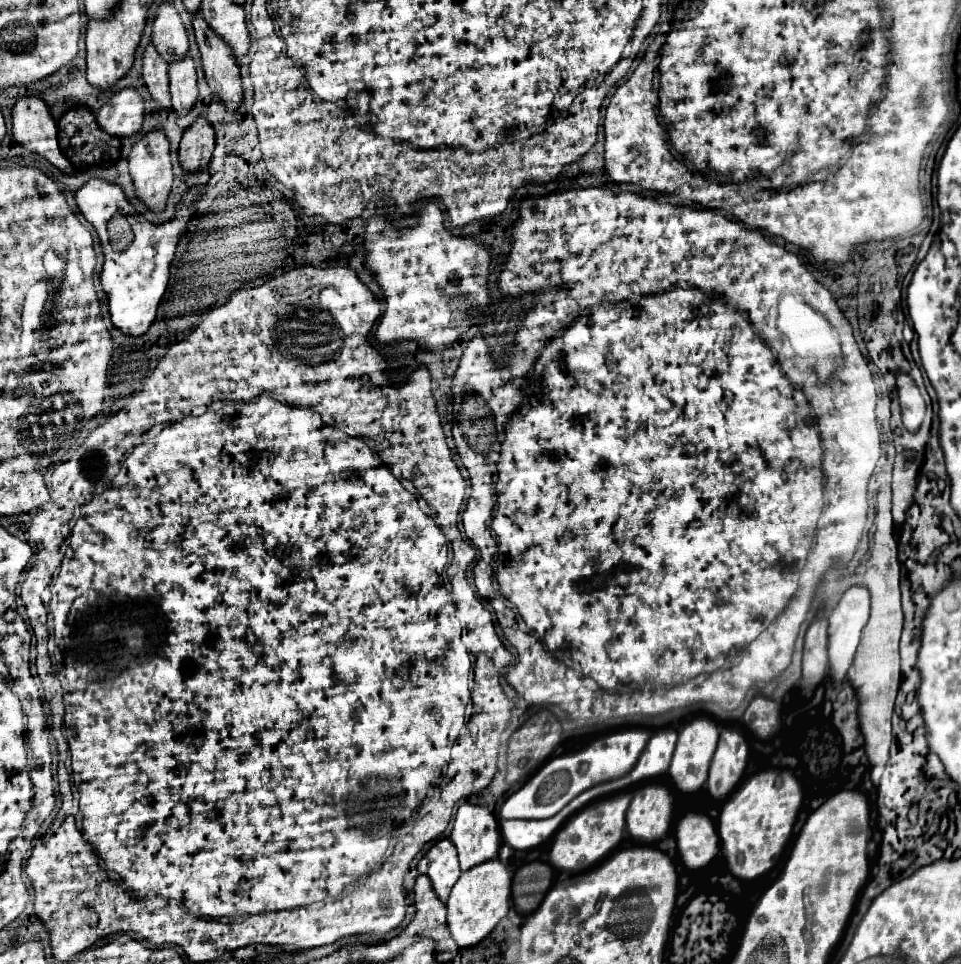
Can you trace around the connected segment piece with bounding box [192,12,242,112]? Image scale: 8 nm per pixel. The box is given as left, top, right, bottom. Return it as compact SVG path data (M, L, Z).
M202 12L192 18L196 42L202 54L202 68L216 100L222 100L230 112L236 112L242 100L240 70L232 48L206 24Z

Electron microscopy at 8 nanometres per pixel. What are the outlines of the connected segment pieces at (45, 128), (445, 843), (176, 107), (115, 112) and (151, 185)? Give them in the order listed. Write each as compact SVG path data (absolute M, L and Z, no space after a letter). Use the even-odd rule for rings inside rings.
M20 96L12 108L12 136L28 150L42 154L56 168L70 174L72 164L64 158L58 144L58 126L46 102L36 96Z
M448 838L438 840L418 862L418 872L430 876L434 892L442 902L446 902L454 882L462 874L454 844Z
M186 54L182 60L174 60L174 64L168 64L170 74L170 94L172 94L172 110L176 114L186 114L196 98L196 68L192 62L192 56Z
M122 88L114 92L98 112L96 122L102 130L112 136L132 136L142 128L144 116L144 102L134 88Z
M150 130L144 134L134 146L128 156L130 164L130 176L136 186L136 196L150 208L150 210L164 210L168 192L172 188L172 162L170 162L170 140L166 138L164 130Z

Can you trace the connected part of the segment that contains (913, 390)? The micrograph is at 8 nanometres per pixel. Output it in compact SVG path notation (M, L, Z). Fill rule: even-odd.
M906 374L898 376L898 394L900 394L900 406L902 406L902 420L904 426L910 432L918 432L922 420L924 420L924 412L926 412L926 404L922 400L920 390L916 388L914 380Z

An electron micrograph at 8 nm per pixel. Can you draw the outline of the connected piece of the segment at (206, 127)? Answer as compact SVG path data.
M200 114L192 126L186 128L180 140L180 162L186 170L204 170L214 152L214 126L206 114Z

